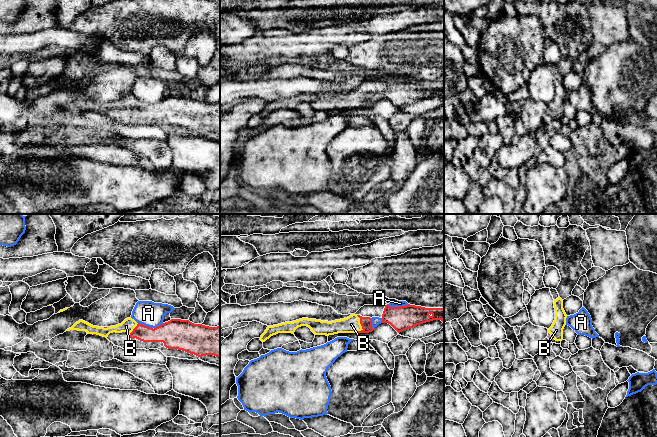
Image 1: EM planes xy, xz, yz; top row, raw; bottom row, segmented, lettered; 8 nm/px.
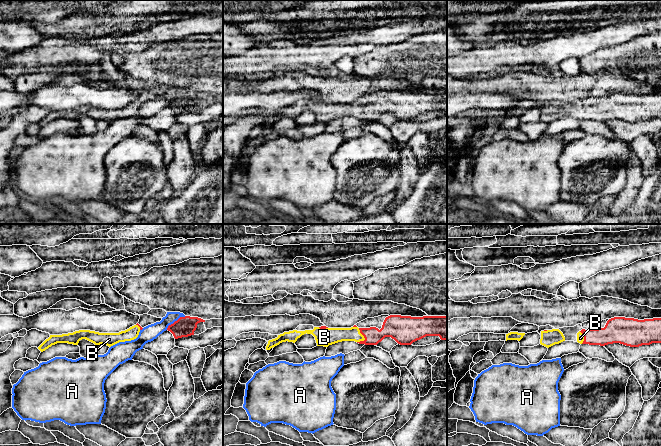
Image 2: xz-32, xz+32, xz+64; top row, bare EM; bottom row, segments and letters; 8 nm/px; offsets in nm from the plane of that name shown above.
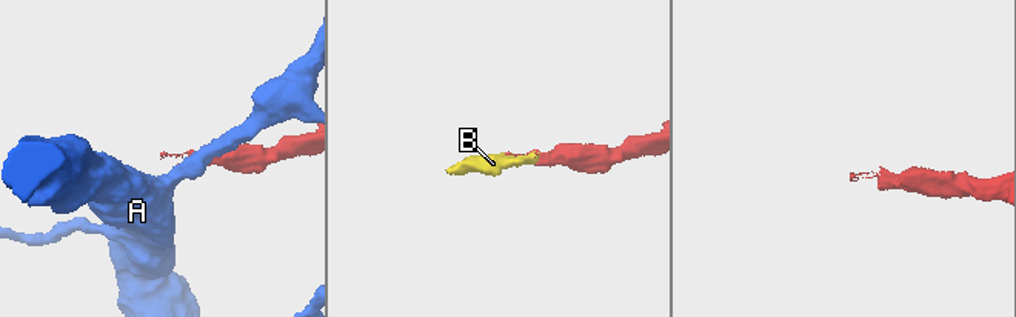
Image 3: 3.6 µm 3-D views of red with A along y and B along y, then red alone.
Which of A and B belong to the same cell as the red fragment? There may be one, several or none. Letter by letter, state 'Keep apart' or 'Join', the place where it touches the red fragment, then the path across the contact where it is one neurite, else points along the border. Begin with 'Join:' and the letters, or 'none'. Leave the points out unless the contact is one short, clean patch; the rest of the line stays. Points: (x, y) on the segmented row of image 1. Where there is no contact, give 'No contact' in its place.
Join: B
A: Keep apart. Touches red at xz (398, 307). Boundary: xz (387, 304), (390, 306), (408, 304)
B: Join. Touches red at xz (360, 322). Path across: xz (366, 322), (360, 322), (351, 324)

